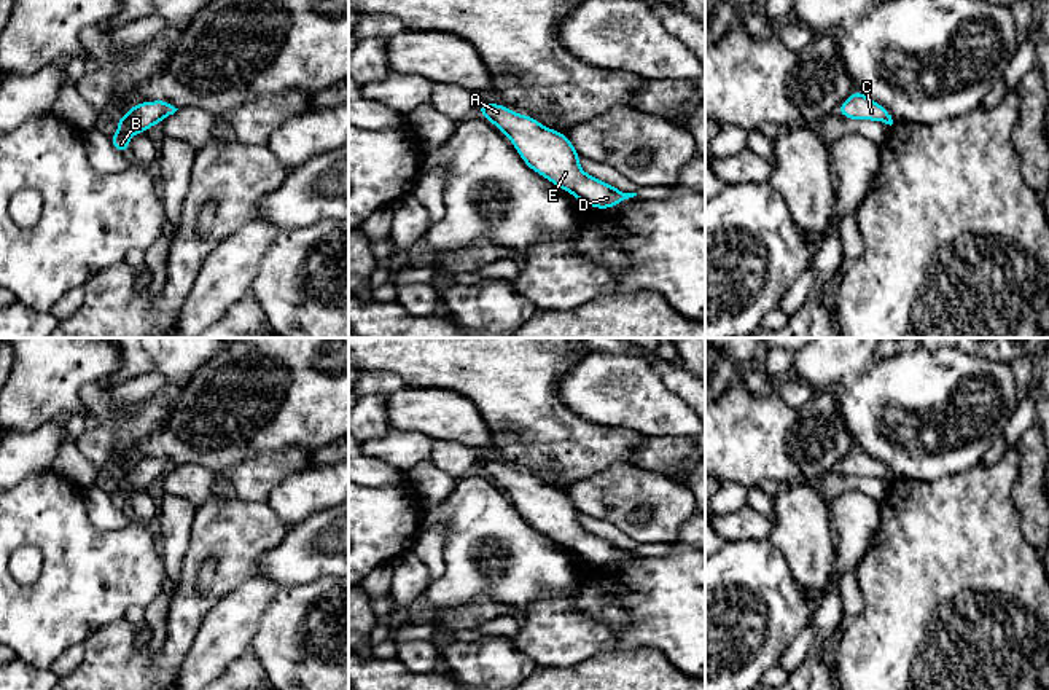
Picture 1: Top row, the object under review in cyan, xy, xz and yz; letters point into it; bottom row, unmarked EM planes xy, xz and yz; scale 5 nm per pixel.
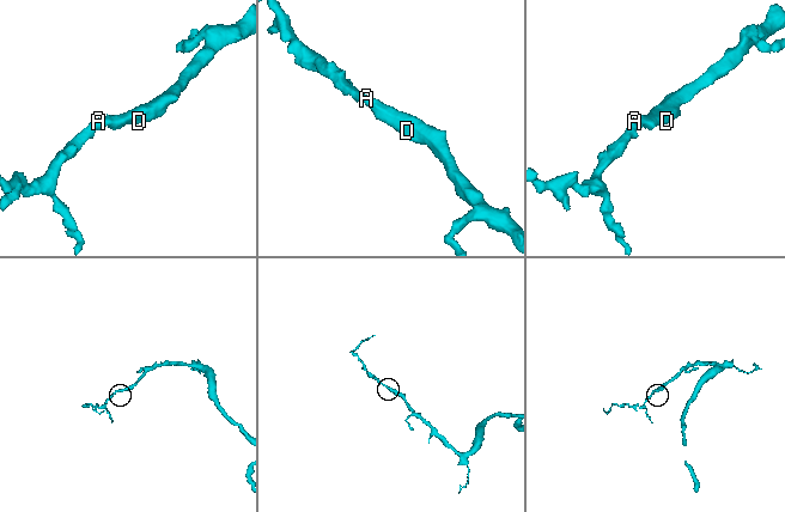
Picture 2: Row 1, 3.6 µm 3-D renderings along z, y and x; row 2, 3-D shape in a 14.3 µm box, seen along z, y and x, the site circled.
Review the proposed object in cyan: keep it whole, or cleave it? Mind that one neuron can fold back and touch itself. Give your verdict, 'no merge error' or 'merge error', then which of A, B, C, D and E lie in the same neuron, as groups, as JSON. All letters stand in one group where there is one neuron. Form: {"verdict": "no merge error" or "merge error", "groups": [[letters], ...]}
{"verdict": "no merge error", "groups": [["A", "B", "C", "D", "E"]]}

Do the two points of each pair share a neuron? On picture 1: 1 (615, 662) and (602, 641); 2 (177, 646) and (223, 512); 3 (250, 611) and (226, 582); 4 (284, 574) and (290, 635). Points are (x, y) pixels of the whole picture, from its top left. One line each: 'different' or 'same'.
1: different
2: same
3: different
4: different

